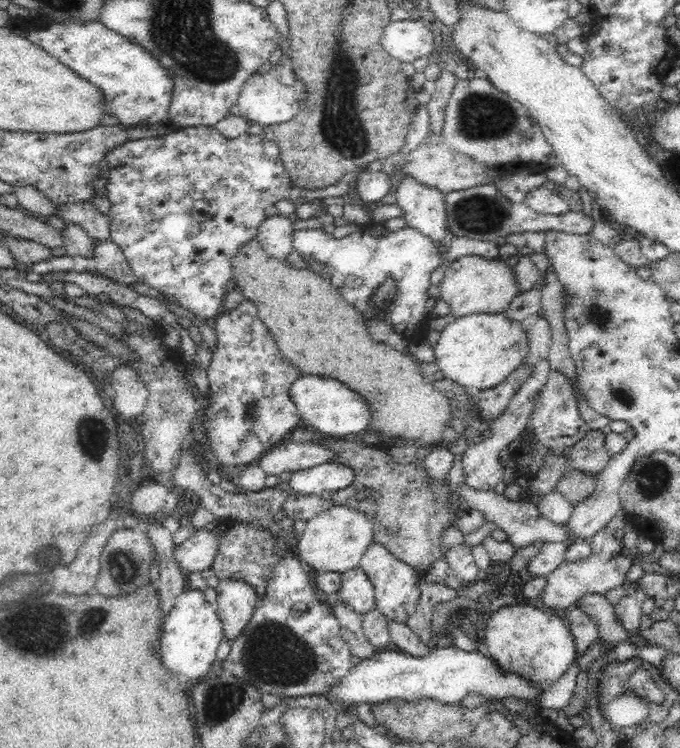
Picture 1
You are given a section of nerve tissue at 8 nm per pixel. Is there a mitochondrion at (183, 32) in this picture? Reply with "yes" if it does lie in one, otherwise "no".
yes

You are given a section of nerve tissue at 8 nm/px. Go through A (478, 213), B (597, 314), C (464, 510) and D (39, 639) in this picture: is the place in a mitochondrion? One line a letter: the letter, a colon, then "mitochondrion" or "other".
A: mitochondrion
B: mitochondrion
C: other
D: mitochondrion

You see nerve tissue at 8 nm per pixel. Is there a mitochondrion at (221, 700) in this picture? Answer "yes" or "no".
yes

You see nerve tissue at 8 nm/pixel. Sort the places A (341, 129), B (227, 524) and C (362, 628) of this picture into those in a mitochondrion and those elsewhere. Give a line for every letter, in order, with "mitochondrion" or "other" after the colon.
A: mitochondrion
B: other
C: other

